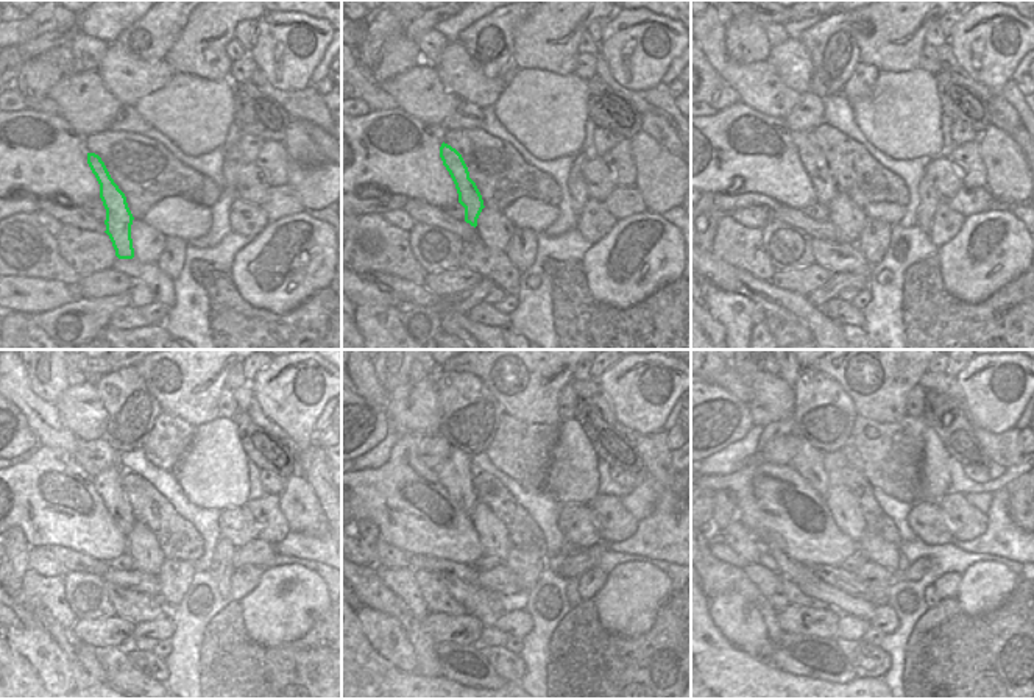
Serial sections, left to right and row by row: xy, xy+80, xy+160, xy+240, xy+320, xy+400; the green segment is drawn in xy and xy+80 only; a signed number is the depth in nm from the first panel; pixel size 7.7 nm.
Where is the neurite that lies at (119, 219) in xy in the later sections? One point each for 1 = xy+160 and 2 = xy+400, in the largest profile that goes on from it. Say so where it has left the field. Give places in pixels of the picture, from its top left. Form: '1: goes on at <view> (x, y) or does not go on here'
1: goes on at xy+160 (813, 159)
2: goes on at xy+400 (808, 461)

